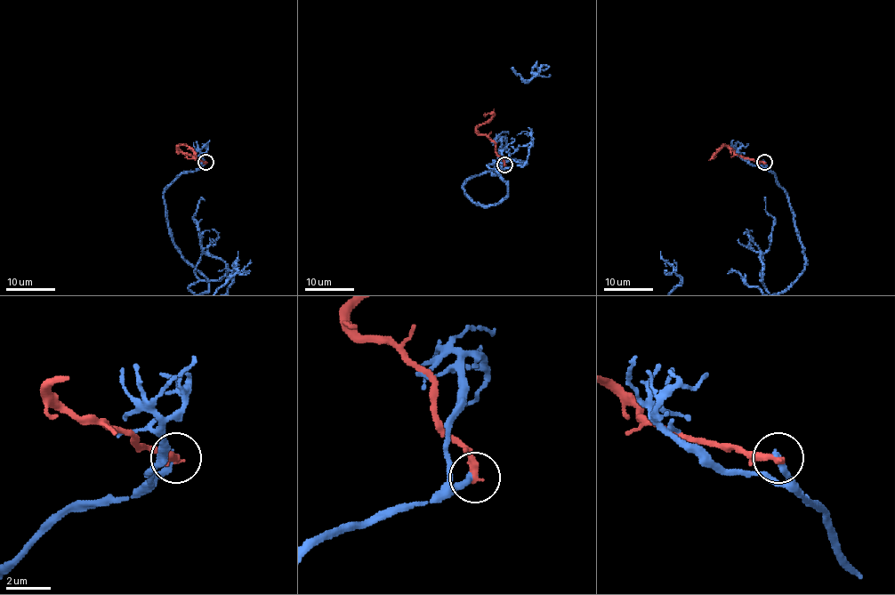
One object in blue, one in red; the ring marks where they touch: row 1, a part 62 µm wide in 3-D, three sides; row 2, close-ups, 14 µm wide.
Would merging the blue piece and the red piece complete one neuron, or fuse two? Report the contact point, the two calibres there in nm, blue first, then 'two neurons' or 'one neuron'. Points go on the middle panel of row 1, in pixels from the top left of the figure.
(504, 164) | 320/320 nm | two neurons

